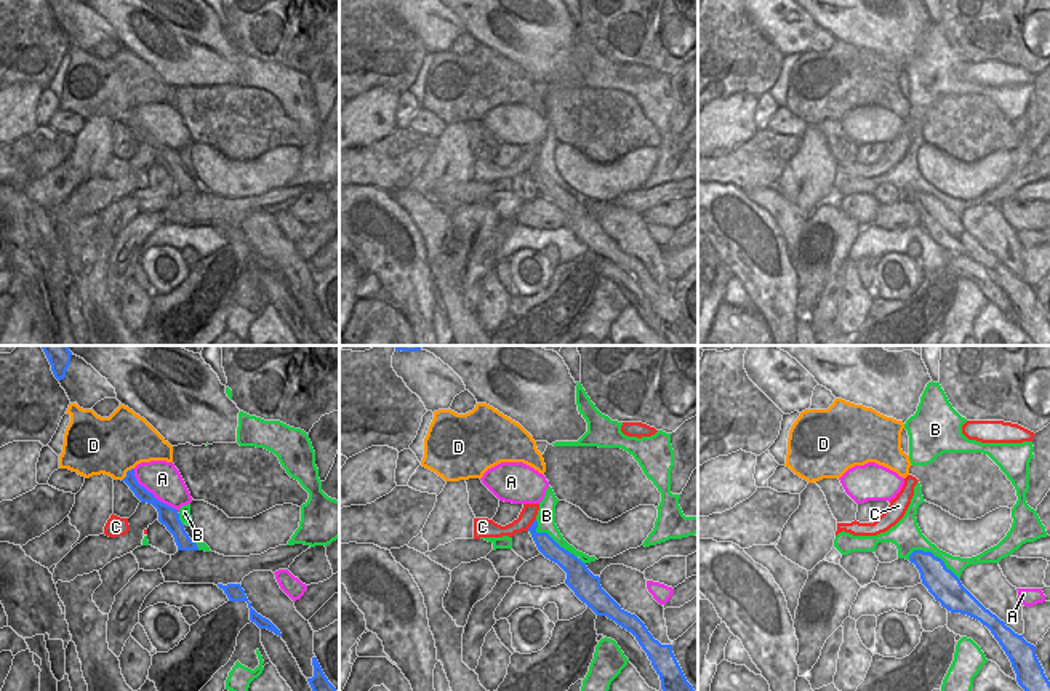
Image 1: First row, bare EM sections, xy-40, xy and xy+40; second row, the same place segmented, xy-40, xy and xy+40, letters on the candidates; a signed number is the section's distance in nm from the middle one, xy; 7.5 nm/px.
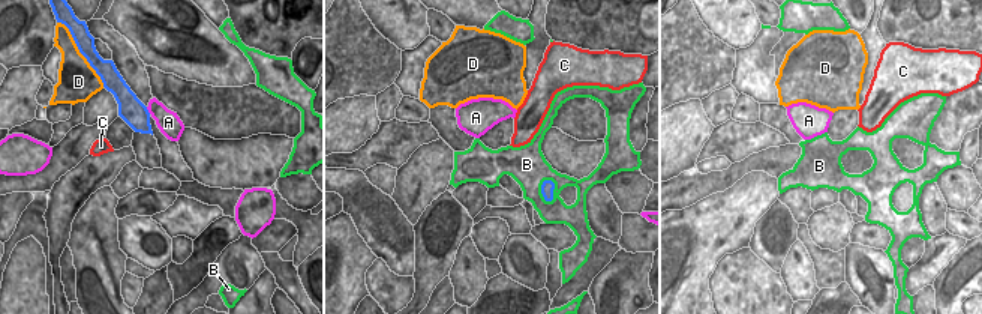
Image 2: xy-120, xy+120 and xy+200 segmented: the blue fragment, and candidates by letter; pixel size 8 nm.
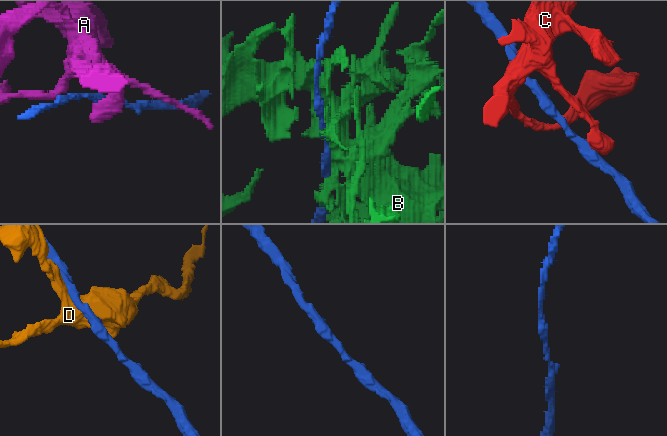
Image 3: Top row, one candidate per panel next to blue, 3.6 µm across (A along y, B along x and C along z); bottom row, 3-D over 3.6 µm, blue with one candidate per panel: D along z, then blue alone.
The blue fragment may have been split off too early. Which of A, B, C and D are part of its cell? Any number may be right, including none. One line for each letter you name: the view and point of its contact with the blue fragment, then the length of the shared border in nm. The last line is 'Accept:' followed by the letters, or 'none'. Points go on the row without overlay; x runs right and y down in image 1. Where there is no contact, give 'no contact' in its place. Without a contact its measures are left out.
Accept: none

